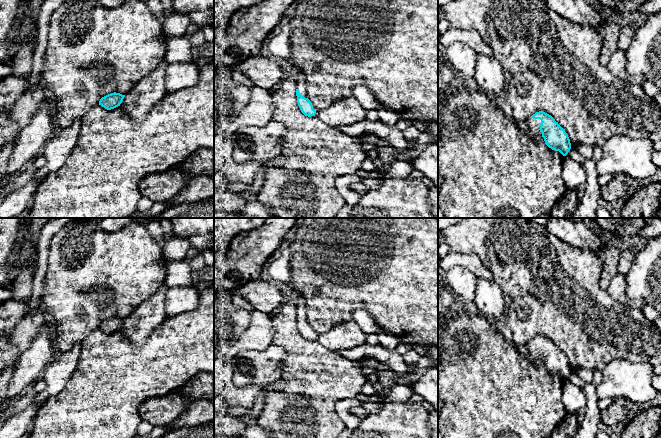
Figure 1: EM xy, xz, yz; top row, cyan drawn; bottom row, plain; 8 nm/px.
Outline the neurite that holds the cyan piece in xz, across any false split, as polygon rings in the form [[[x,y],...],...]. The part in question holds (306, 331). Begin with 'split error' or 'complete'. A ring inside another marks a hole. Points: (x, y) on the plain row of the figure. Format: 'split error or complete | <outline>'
split error | [[[300,296],[298,299],[295,300],[295,305],[297,327],[301,336],[308,341],[315,340],[316,335],[313,333],[312,327],[307,322],[305,299]]]

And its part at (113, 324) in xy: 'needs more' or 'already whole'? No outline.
already whole

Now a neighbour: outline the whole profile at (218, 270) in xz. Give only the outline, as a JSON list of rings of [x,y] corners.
[[[265,218],[264,223],[249,231],[239,233],[222,253],[214,255],[214,296],[219,291],[236,292],[238,288],[254,279],[259,279],[269,257],[281,245],[296,218]]]

